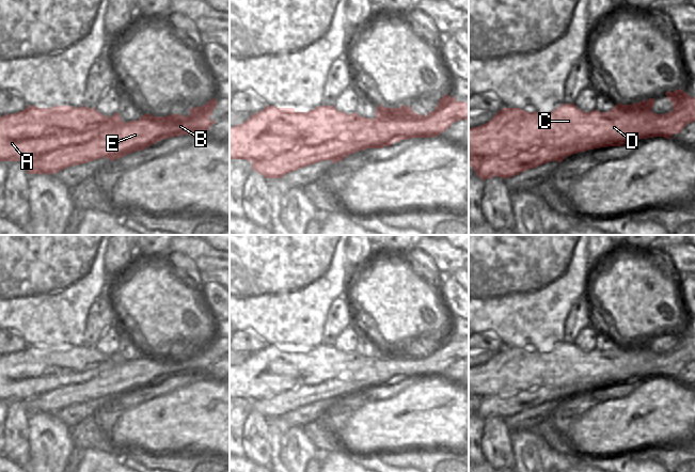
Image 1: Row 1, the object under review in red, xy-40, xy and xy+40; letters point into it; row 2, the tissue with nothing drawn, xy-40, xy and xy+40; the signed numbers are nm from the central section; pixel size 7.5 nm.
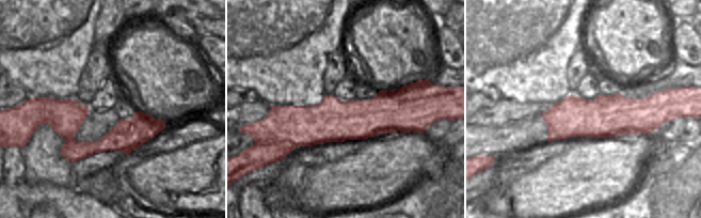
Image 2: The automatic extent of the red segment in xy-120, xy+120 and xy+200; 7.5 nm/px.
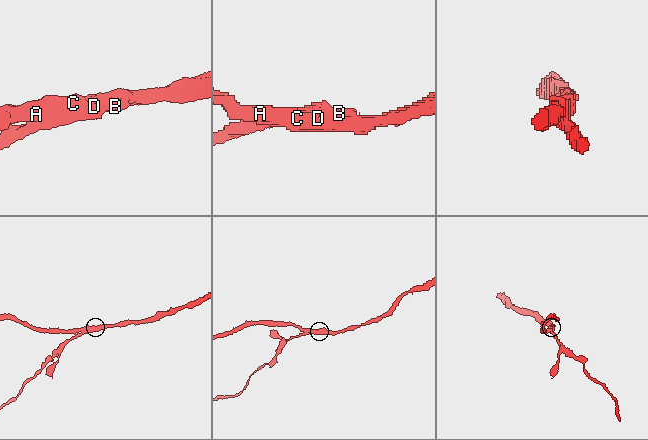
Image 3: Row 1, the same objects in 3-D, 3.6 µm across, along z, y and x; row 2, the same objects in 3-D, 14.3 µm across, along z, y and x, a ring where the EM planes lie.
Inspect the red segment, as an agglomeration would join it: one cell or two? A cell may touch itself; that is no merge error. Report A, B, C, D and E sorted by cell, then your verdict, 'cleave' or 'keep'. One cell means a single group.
A B C D / E; cleave

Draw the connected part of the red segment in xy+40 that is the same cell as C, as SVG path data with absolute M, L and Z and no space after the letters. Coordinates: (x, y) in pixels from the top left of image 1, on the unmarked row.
M681 328L666 331L665 334L673 342L673 350L665 353L651 350L654 337L632 344L618 342L607 351L584 351L574 343L563 343L548 353L526 351L520 347L503 347L488 362L469 367L469 395L484 398L537 388L563 388L575 383L582 377L599 377L607 380L610 386L617 386L617 379L627 376L631 376L633 380L653 376L670 378L674 373L680 373L689 362L695 361L695 336Z

